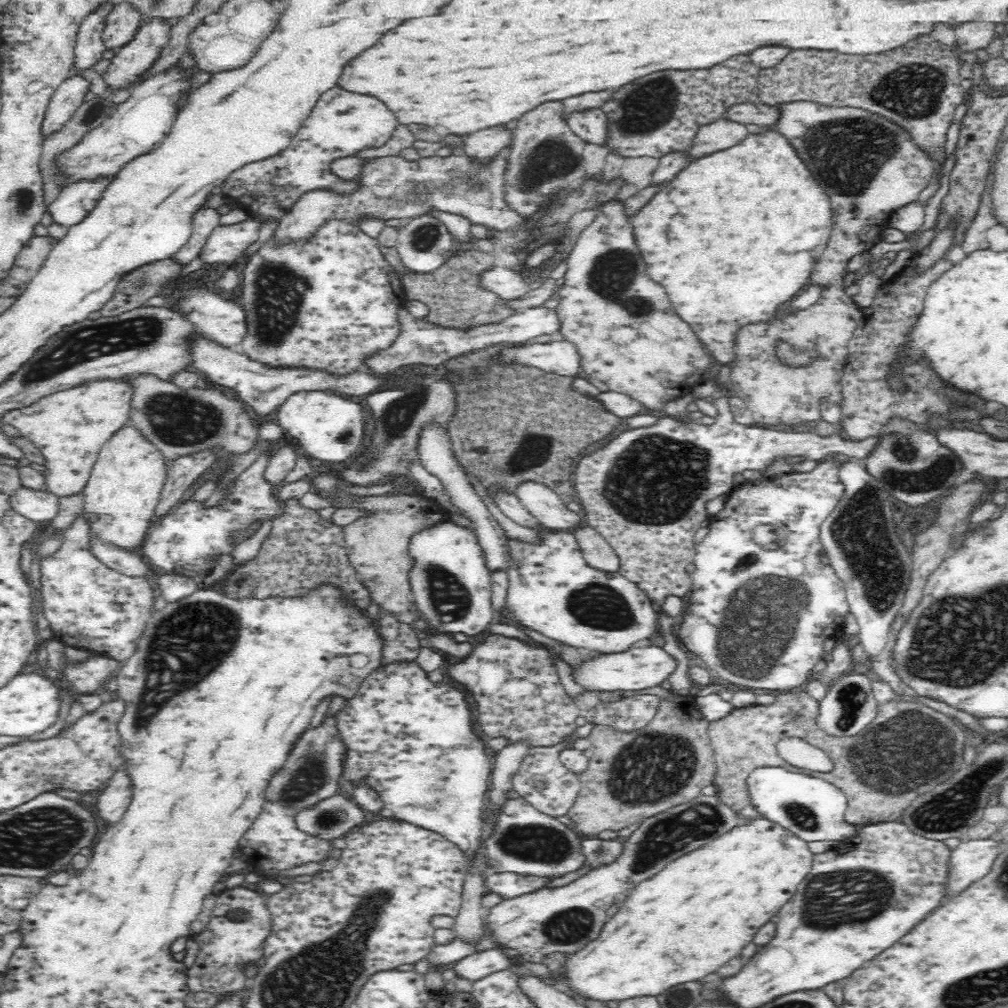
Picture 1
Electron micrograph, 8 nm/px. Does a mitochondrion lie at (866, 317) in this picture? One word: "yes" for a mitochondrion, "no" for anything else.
no

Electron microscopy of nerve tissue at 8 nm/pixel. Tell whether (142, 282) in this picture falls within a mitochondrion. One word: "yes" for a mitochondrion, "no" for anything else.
yes

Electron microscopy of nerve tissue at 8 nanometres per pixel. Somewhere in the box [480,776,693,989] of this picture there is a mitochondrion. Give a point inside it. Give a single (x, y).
(541, 842)

